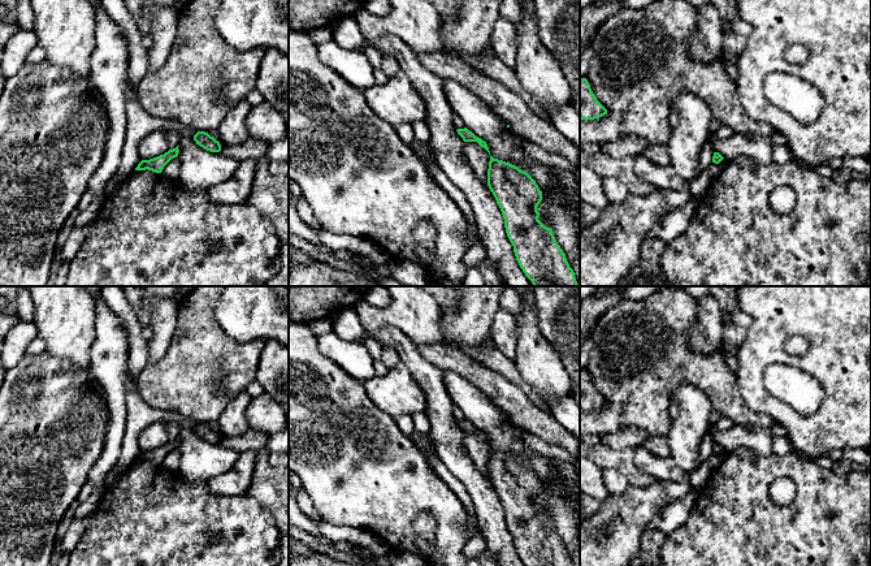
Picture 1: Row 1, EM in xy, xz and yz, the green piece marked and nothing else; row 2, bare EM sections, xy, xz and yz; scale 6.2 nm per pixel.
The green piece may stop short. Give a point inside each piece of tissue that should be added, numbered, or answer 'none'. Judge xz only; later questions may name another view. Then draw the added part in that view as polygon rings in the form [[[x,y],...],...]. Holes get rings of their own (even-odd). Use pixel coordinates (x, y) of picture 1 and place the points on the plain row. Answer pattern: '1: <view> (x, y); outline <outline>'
none

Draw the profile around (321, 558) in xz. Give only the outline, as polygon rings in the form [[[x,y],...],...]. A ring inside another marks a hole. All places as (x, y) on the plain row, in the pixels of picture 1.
[[[289,552],[289,556],[289,566],[359,566],[355,563],[334,559],[326,553],[303,557]]]

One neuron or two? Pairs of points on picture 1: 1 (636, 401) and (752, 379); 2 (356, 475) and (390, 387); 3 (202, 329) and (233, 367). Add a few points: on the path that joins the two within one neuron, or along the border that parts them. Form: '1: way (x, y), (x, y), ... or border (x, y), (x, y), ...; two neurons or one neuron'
1: border (736, 376), (739, 392), (750, 410); two neurons
2: border (363, 384), (367, 396), (393, 418); two neurons
3: way (204, 338), (224, 358); one neuron

